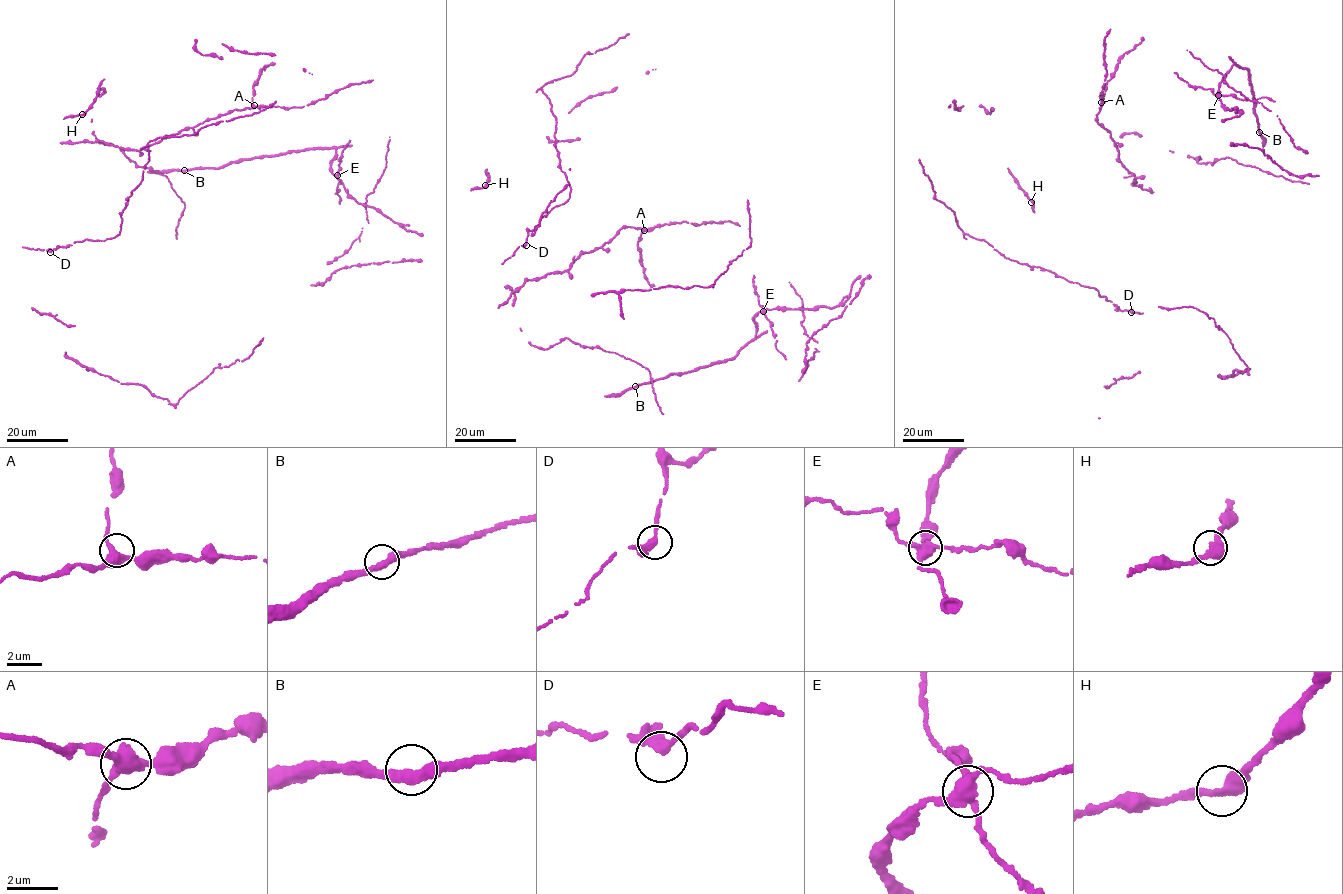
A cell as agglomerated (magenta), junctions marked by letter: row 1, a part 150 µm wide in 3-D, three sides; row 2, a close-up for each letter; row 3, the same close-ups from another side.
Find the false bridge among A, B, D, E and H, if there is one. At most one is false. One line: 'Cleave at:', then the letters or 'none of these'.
Cleave at: E

